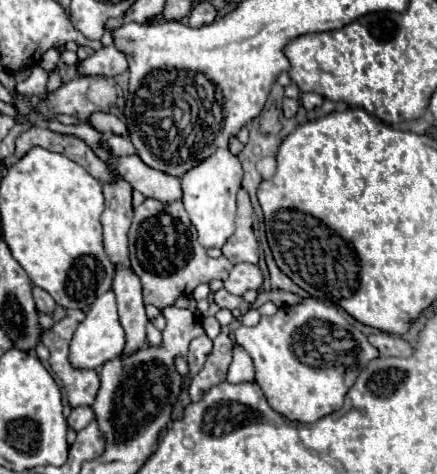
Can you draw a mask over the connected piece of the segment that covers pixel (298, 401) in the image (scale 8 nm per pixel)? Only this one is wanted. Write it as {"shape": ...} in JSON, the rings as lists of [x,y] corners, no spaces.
{"shape":[[[307,297],[297,306],[283,306],[275,316],[261,316],[261,322],[253,328],[239,326],[235,330],[235,340],[241,344],[255,362],[255,382],[265,392],[273,410],[281,412],[289,420],[297,422],[317,422],[321,416],[341,408],[345,392],[353,386],[359,370],[379,356],[379,352],[367,342],[367,336],[349,324],[337,306],[327,305],[321,300]]]}

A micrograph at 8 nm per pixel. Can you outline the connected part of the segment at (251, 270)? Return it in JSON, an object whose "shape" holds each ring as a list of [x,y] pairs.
{"shape":[[[235,264],[225,280],[225,290],[243,296],[247,290],[259,290],[263,284],[263,274],[257,264]]]}

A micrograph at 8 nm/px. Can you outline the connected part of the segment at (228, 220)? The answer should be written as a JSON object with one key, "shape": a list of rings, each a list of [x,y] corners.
{"shape":[[[219,148],[209,160],[203,160],[197,168],[189,170],[181,178],[183,204],[197,230],[199,244],[203,248],[221,248],[235,232],[235,196],[241,188],[241,164],[229,150]]]}

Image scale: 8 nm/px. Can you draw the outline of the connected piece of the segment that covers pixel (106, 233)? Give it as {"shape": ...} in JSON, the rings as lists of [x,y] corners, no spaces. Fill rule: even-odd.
{"shape":[[[117,176],[117,184],[103,186],[105,194],[105,212],[101,216],[103,224],[103,248],[115,268],[129,268],[129,252],[127,252],[127,230],[133,220],[131,206],[131,188],[121,176]]]}

